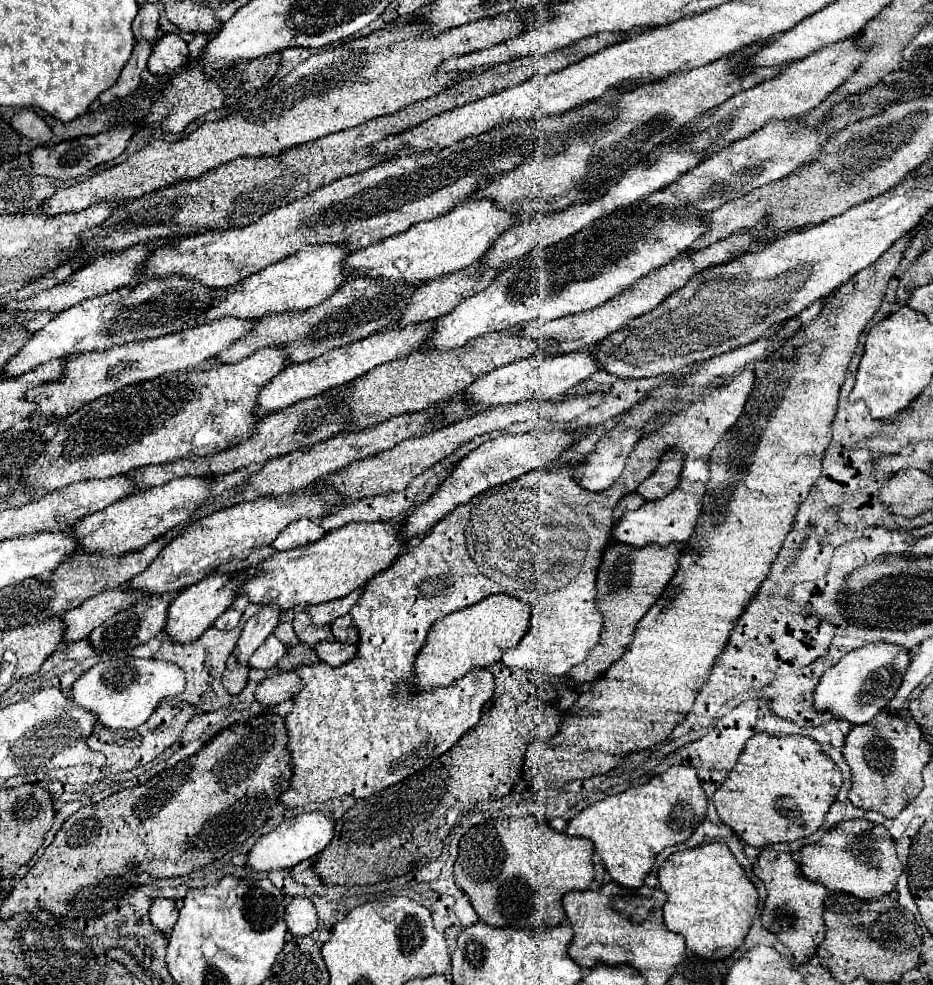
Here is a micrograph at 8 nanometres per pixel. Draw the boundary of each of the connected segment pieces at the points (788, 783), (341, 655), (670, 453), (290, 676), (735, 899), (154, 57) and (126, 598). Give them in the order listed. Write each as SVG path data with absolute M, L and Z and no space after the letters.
M761 732L747 742L725 784L715 792L713 802L719 820L745 844L759 848L815 834L829 806L835 802L841 784L841 770L829 756L823 756L815 740L799 734L771 736Z
M319 642L315 648L315 654L329 666L339 666L345 664L355 656L355 646L351 644L341 644L341 642Z
M669 448L663 454L663 458L661 458L659 466L655 468L655 472L651 474L651 478L643 480L637 488L637 492L645 500L656 500L667 495L679 484L684 458L681 450Z
M275 672L267 676L255 690L255 700L267 706L277 706L285 700L293 700L301 692L303 680L297 672Z
M711 842L671 854L659 868L659 888L667 894L667 904L663 906L667 930L681 934L687 948L697 956L723 960L743 944L753 924L759 896L727 844Z
M163 34L149 56L147 68L153 76L171 76L177 68L185 66L189 58L189 48L185 40L181 40L177 34Z
M123 586L85 600L81 606L71 608L63 614L63 624L65 624L63 642L71 644L77 640L85 640L105 620L109 620L117 612L129 608L131 604L143 598L147 596L141 596L139 592L127 592L127 588Z

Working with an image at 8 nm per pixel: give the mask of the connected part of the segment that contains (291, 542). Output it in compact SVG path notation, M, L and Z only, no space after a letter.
M301 518L297 522L291 522L289 526L285 526L285 530L275 538L275 542L271 544L275 550L293 550L293 548L301 548L305 544L313 544L319 538L325 536L325 530L309 520L309 518Z

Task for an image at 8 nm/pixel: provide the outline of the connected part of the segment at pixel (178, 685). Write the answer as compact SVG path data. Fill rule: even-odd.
M109 658L87 670L71 688L71 700L93 712L97 724L111 730L131 730L141 726L165 696L175 696L185 688L185 674L179 666L153 658Z

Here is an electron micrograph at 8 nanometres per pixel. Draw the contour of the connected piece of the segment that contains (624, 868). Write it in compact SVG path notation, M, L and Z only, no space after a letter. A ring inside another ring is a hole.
M671 766L665 774L651 778L643 786L625 790L619 796L607 796L577 814L569 822L565 834L591 840L615 884L639 888L643 886L655 856L667 846L689 840L695 828L705 820L707 798L693 770L695 768L691 766Z

